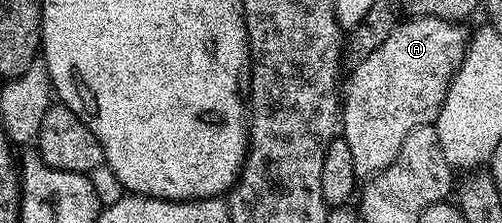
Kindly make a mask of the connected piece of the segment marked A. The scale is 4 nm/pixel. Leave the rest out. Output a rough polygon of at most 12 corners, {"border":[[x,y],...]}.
{"border":[[412,16],[342,90],[354,172],[435,123],[463,25]]}

